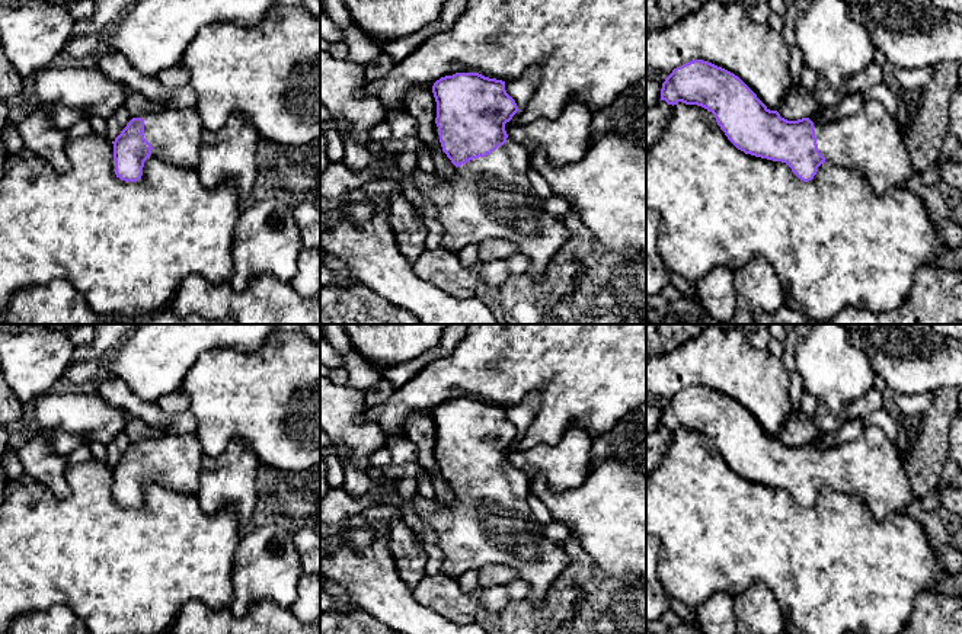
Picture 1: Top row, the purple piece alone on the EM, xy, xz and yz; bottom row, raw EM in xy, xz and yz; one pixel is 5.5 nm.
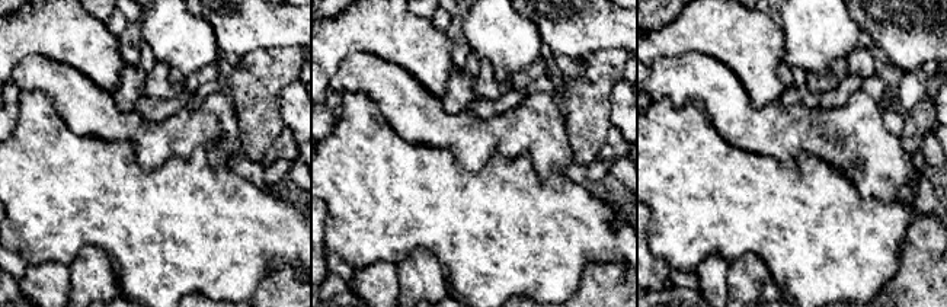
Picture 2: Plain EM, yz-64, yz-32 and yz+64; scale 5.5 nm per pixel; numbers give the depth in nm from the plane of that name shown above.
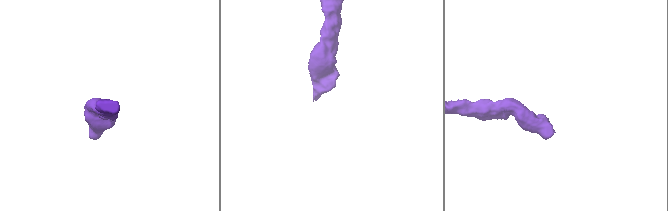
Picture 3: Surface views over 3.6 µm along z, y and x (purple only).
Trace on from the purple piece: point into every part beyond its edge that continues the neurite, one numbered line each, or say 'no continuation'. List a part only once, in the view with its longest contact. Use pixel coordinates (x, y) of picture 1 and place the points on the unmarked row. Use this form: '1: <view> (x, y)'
1: xz (489, 524)

